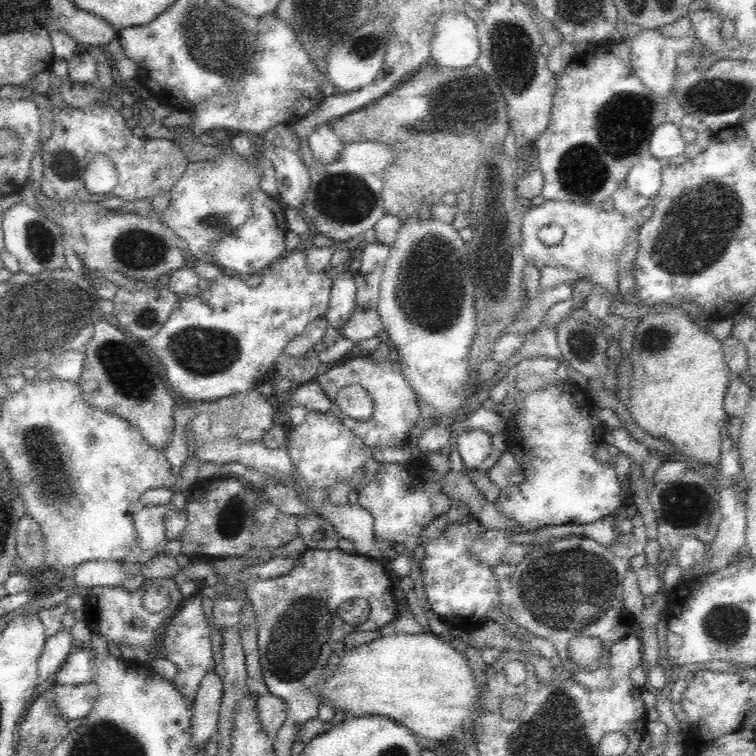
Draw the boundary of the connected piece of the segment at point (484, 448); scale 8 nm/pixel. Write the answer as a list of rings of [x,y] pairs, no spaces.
[[[467,430],[458,436],[458,451],[464,468],[477,469],[491,452],[492,435],[484,430]]]

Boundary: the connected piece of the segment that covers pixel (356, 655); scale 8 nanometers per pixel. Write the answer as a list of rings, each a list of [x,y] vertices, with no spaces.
[[[428,630],[420,634],[392,631],[370,644],[345,648],[344,652],[334,654],[327,660],[323,679],[317,686],[320,701],[330,704],[334,710],[352,712],[354,716],[384,716],[396,720],[398,724],[410,728],[418,741],[420,738],[444,740],[446,736],[454,736],[456,727],[468,729],[479,709],[479,692],[480,685],[475,681],[466,655]]]

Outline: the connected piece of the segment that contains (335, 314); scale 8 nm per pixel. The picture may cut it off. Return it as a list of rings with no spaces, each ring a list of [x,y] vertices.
[[[339,270],[333,281],[328,308],[325,312],[327,322],[336,329],[342,328],[355,309],[356,285],[354,273]]]

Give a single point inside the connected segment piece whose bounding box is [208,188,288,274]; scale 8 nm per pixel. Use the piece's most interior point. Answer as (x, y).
(259, 241)

